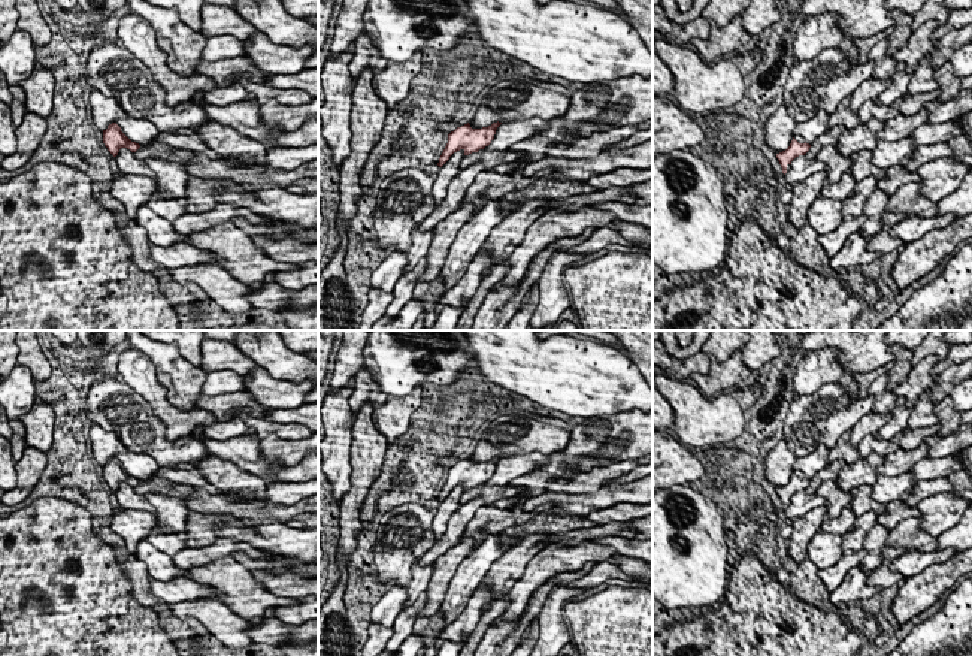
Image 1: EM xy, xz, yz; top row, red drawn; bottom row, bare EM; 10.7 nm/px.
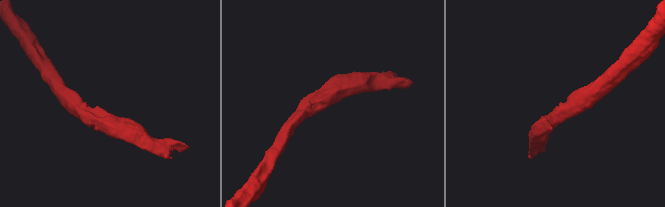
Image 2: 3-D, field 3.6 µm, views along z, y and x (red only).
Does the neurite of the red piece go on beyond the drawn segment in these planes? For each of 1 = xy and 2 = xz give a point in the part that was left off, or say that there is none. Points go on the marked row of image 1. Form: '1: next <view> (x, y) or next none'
1: next none
2: next none

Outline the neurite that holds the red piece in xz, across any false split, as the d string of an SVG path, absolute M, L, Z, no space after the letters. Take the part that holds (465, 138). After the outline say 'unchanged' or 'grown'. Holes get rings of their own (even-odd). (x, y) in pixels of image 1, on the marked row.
M497 121L488 127L472 129L467 123L461 127L457 127L448 134L448 143L439 158L437 166L442 167L449 160L449 157L460 149L464 151L464 155L484 149L494 139L496 130L500 124L502 123Z | unchanged

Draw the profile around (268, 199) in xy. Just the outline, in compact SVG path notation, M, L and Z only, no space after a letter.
M276 184L242 185L242 191L214 193L218 203L246 208L260 217L272 217L282 224L318 229L318 194L296 194Z

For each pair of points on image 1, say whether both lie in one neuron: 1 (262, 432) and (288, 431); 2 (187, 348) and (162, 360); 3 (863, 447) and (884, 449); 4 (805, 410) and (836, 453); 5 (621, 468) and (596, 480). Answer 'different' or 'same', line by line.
1: same
2: different
3: same
4: different
5: same

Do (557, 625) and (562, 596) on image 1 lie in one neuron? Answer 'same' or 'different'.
same

